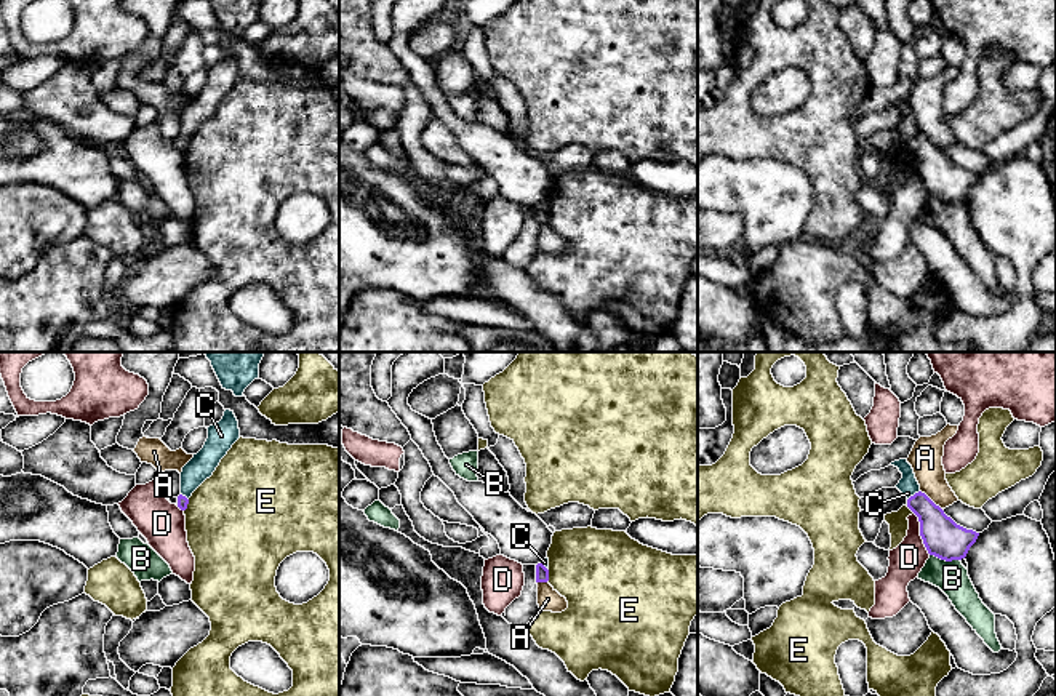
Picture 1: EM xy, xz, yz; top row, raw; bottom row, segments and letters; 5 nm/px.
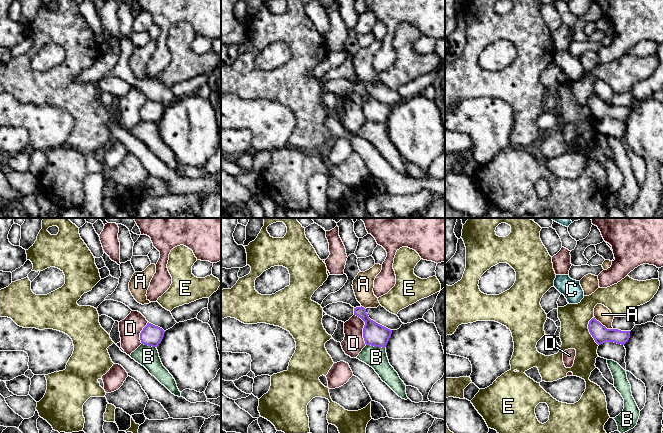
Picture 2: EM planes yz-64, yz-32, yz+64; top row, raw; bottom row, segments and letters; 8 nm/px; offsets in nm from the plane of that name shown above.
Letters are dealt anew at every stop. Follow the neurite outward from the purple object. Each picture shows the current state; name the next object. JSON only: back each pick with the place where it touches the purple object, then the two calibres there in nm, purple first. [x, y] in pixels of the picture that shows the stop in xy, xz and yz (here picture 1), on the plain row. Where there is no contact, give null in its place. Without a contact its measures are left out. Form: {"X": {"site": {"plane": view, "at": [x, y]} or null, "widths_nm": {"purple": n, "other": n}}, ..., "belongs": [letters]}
{"belongs": []}

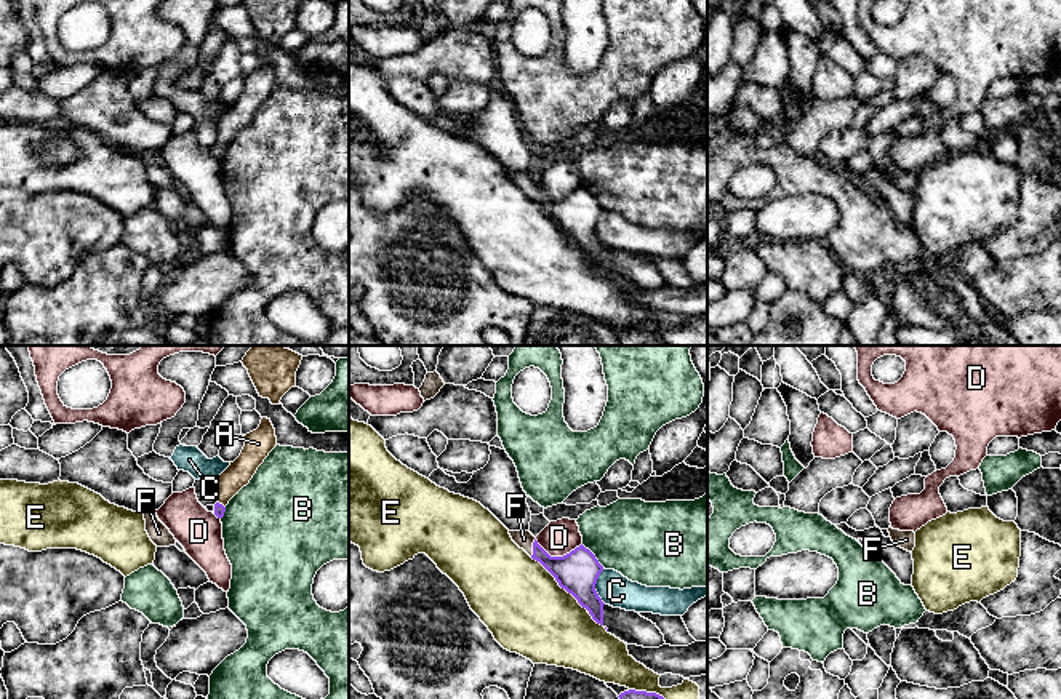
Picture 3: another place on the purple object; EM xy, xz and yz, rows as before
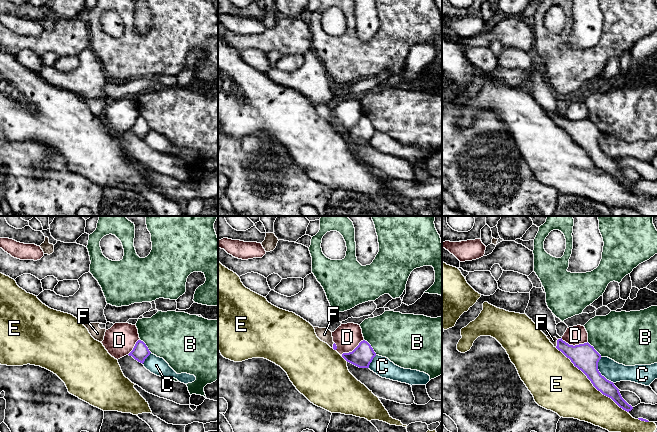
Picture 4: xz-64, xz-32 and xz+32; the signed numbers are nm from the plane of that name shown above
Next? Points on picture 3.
{"F": {"site": {"plane": "xz", "at": [533, 189]}, "widths_nm": {"purple": 200, "other": 90}}, "belongs": ["F"]}

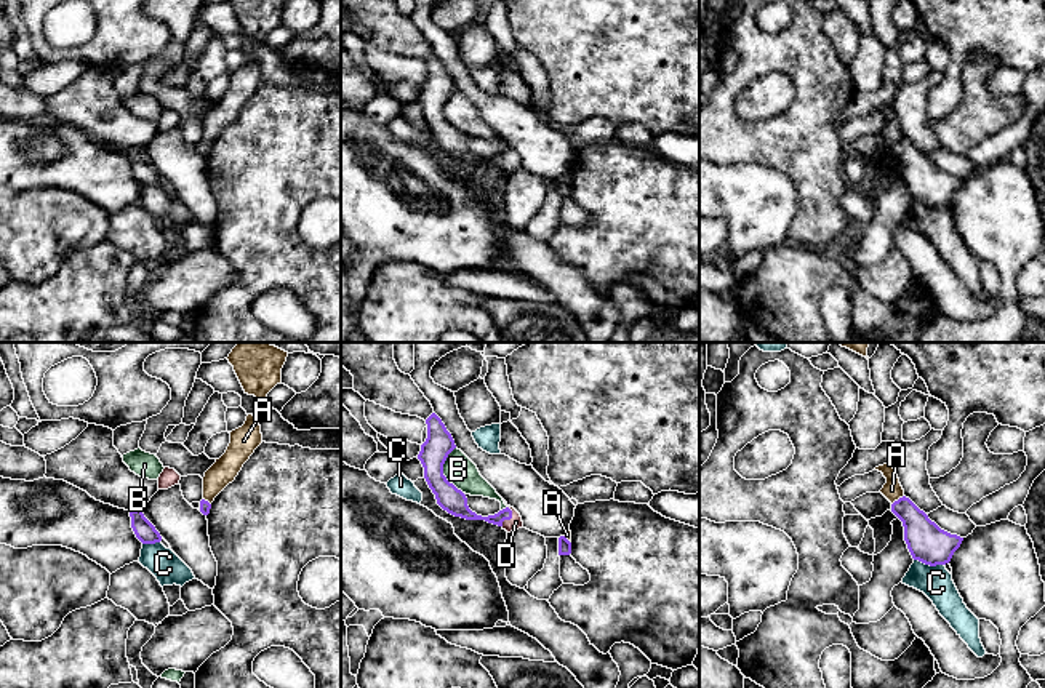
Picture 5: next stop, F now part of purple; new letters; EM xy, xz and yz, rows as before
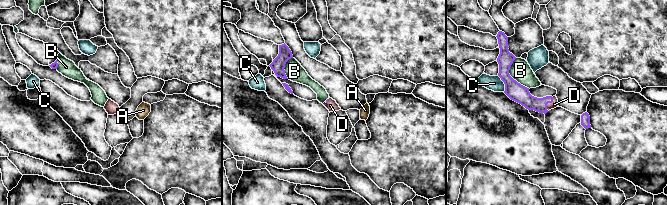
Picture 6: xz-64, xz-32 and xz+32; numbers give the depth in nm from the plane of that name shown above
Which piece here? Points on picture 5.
{"D": {"site": {"plane": "xz", "at": [511, 159]}, "widths_nm": {"purple": 70, "other": 70}}, "belongs": ["D"]}

